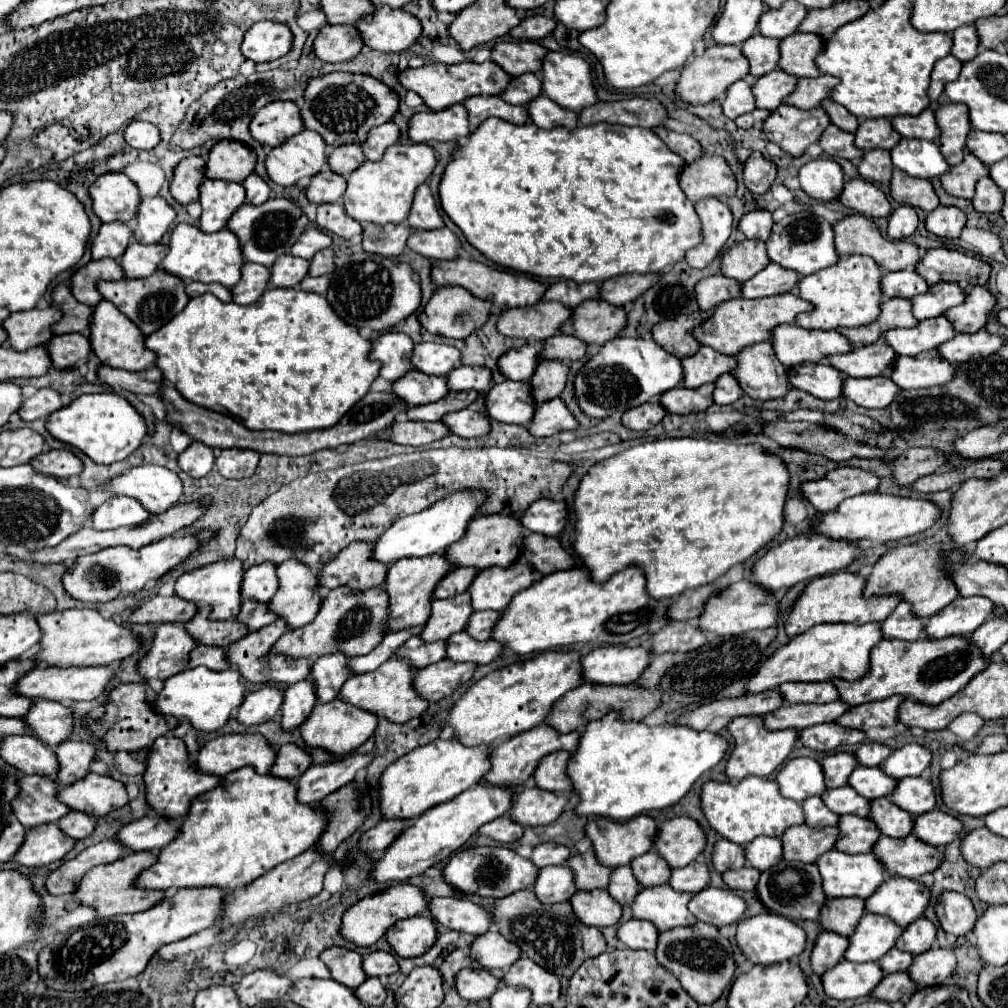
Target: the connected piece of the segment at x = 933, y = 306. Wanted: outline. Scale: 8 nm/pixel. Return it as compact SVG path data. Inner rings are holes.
M940 283L930 287L928 293L922 293L912 299L914 303L914 317L922 319L932 319L944 315L948 309L962 305L966 297L966 291L956 285L956 283Z

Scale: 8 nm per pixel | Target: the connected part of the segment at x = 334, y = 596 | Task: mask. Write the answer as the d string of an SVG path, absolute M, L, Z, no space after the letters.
M382 587L368 589L366 593L352 593L352 589L332 589L324 595L316 619L306 623L304 627L286 631L262 661L268 661L274 655L286 655L294 659L312 659L332 653L344 653L346 657L366 655L382 641L386 631L386 617L388 597Z

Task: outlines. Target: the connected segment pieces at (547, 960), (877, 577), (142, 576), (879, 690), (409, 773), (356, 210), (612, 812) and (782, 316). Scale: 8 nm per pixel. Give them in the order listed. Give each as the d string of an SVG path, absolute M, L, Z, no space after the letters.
M522 889L504 899L498 899L492 913L496 929L508 941L514 941L534 963L560 977L572 977L572 973L586 959L596 957L606 949L606 941L600 929L580 923L578 917L572 913L572 905L568 901L544 905L534 897L532 889Z
M898 545L896 549L890 549L884 553L872 573L866 579L864 585L864 597L874 595L900 595L904 601L912 605L912 615L918 619L932 617L932 613L938 613L944 605L952 603L952 599L958 595L956 585L944 575L944 559L940 555L940 545Z
M202 529L198 533L164 537L138 551L130 547L108 547L98 553L78 557L74 565L68 567L66 573L62 575L62 585L68 595L72 595L78 601L88 601L88 603L106 603L116 597L132 595L132 593L142 591L148 581L156 581L162 575L166 575L170 569L174 569L178 563L188 559L194 551L198 551L202 545L206 545L214 537L216 537L216 531Z
M948 637L948 639L920 639L914 643L908 641L886 641L882 639L880 643L876 643L872 647L870 653L870 671L856 679L856 681L832 681L840 693L840 701L844 701L846 705L860 705L860 703L868 703L868 701L878 701L878 699L888 699L892 695L902 695L906 699L914 699L918 703L924 705L940 705L946 697L952 697L954 693L958 693L976 673L980 673L990 661L982 657L980 649L976 649L974 645L970 645L968 641L960 639L960 637Z
M456 737L436 739L430 745L416 747L412 753L394 761L388 769L384 769L380 777L380 795L378 805L382 819L414 819L420 817L434 805L446 803L472 785L480 783L484 773L488 771L488 753L490 747L466 749L456 741Z
M410 143L392 145L380 161L366 161L348 177L348 189L344 193L344 209L356 221L370 221L378 225L404 223L410 213L412 197L416 189L432 175L438 159L430 145Z
M612 711L586 725L578 749L568 761L566 773L572 781L572 791L580 799L574 813L580 817L598 815L628 821L644 811L670 807L690 791L704 771L724 757L726 747L728 743L710 731L678 725L648 727L640 721L624 723Z
M786 293L780 297L764 297L764 299L732 299L714 309L714 315L706 319L700 327L694 329L694 337L718 353L738 355L744 347L750 347L760 341L772 339L772 329L784 323L794 323L796 315L802 311L812 311L814 305L796 297L794 293Z

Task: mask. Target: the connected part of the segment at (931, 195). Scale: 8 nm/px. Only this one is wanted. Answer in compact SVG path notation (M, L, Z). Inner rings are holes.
M894 169L892 183L890 183L890 195L896 203L920 207L926 213L934 211L940 205L936 193L934 193L934 187L928 179L910 177L900 169Z

